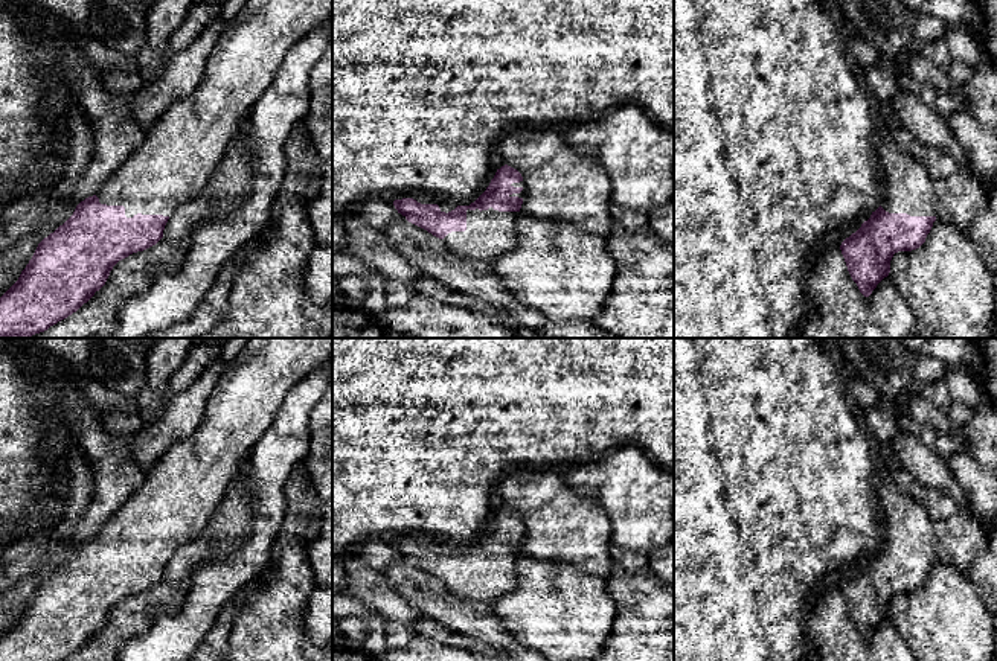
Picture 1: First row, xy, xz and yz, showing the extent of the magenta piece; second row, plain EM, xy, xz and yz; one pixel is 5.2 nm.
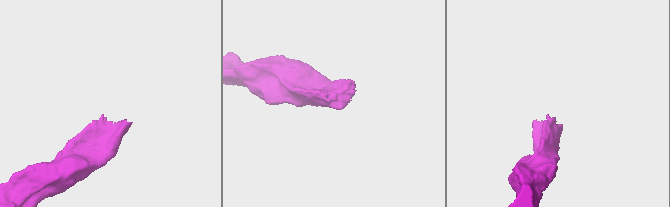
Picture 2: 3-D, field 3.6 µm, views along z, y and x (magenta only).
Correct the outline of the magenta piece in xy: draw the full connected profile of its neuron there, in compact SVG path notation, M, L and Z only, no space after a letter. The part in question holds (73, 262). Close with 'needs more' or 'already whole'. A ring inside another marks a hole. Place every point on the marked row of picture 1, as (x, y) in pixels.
M248 0L236 17L226 23L213 50L209 55L209 59L204 65L204 73L198 82L198 87L189 94L177 99L148 129L145 142L128 157L128 160L119 168L119 171L111 175L107 183L93 195L81 201L73 215L59 225L53 233L44 238L26 268L21 271L18 280L0 297L0 338L9 337L32 337L35 334L47 330L50 326L67 318L76 312L84 303L87 303L96 291L99 291L113 267L128 257L133 253L143 251L155 245L163 238L165 225L169 216L175 212L183 203L195 200L200 192L204 189L210 177L218 169L221 160L226 155L226 151L230 142L241 134L244 123L247 122L253 105L261 99L264 91L273 82L285 55L288 50L300 41L303 37L309 35L313 30L319 29L323 24L332 23L332 0Z | needs more

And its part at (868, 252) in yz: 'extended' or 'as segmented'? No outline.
extended

